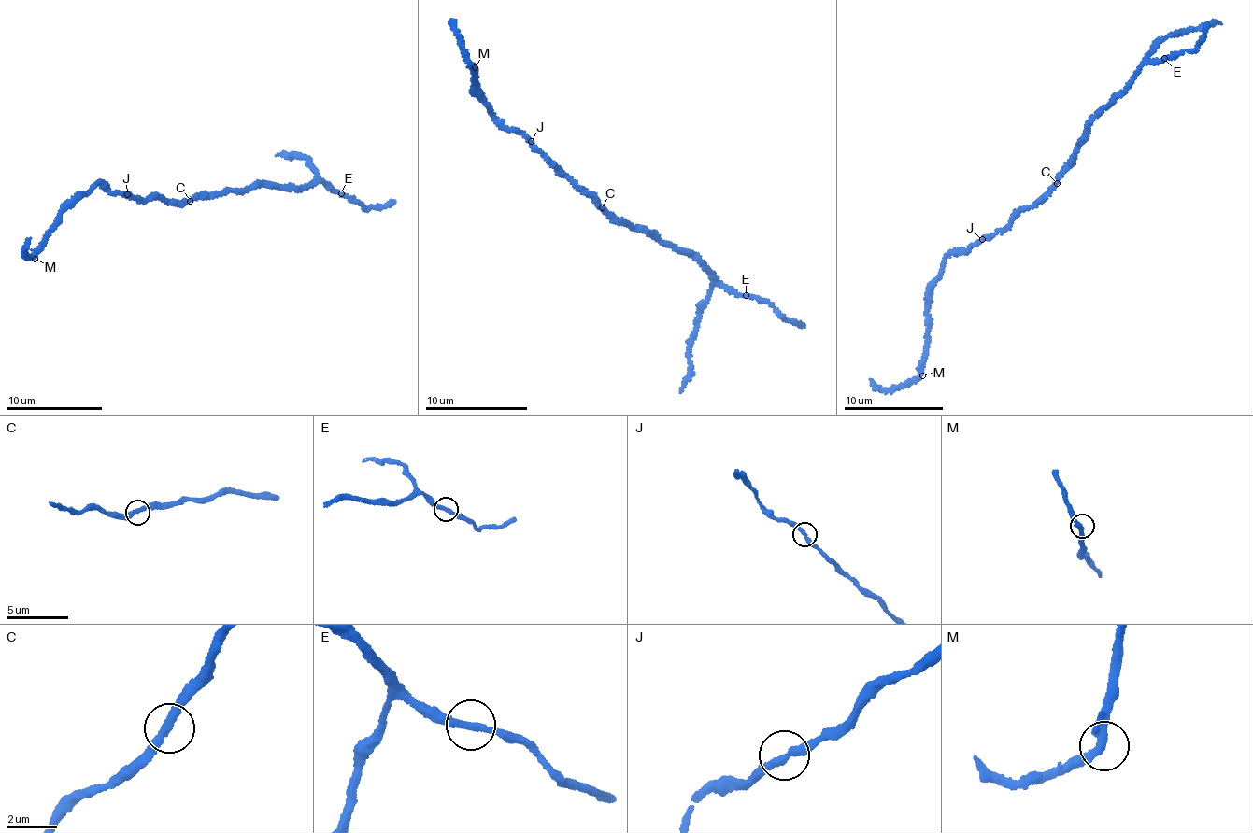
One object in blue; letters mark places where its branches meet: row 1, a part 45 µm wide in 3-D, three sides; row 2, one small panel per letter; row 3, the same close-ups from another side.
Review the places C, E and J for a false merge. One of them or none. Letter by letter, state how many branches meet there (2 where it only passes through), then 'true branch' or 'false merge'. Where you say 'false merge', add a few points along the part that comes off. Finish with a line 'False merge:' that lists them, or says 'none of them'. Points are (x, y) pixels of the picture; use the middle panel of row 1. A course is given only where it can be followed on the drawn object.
C: 2 | true branch
E: 2 | true branch
J: 2 | true branch
False merge: none of them

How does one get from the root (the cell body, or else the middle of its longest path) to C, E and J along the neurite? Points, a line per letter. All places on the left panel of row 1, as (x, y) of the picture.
C: (178, 201), (190, 201)
E: (178, 201), (212, 198), (230, 191), (242, 194), (258, 186), (302, 190), (321, 182), (341, 193)
J: (178, 201), (149, 196), (136, 199), (128, 194)

